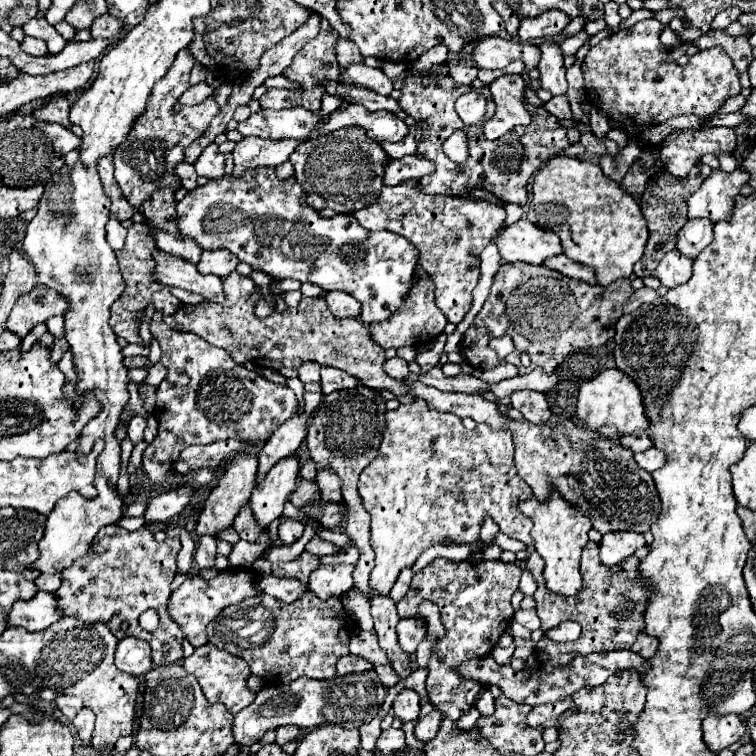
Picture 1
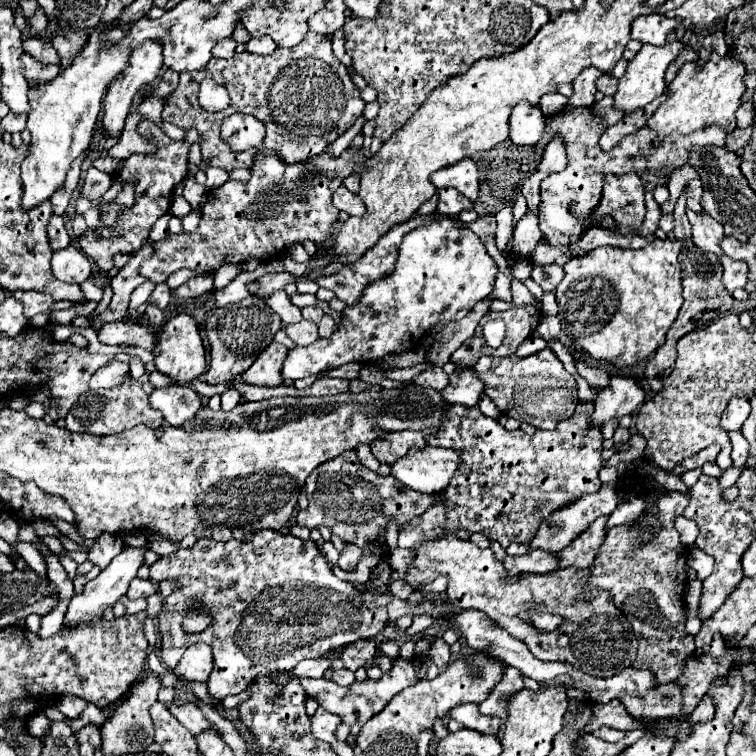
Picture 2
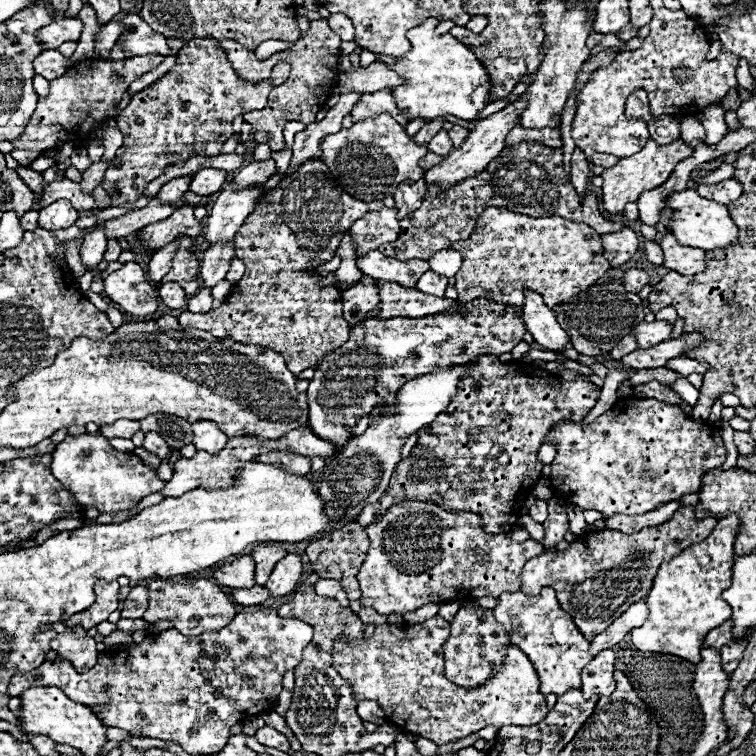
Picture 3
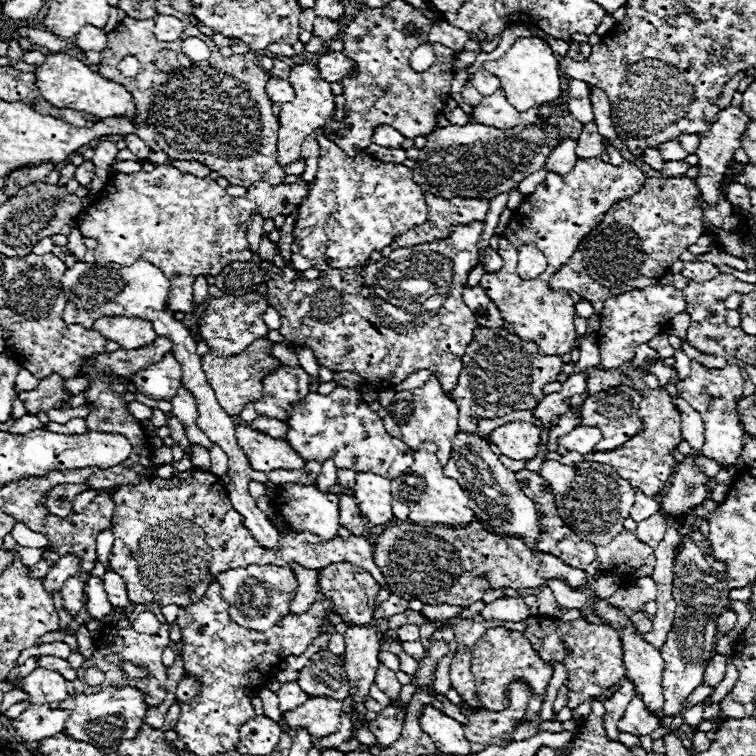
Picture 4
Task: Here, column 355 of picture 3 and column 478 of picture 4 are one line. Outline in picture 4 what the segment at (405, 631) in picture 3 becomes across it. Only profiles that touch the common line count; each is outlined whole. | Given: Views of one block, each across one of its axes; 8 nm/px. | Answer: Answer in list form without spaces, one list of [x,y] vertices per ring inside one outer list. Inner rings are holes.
[[[490,628],[474,646],[472,650],[472,676],[476,682],[476,690],[478,690],[478,698],[480,702],[488,708],[488,710],[502,710],[508,706],[508,698],[506,698],[506,684],[522,678],[530,684],[534,698],[528,702],[528,716],[524,718],[524,722],[534,720],[542,700],[544,700],[544,692],[548,688],[548,682],[552,678],[552,666],[548,662],[544,662],[532,648],[532,644],[522,636],[522,632],[514,632],[514,630],[506,630],[506,628]]]

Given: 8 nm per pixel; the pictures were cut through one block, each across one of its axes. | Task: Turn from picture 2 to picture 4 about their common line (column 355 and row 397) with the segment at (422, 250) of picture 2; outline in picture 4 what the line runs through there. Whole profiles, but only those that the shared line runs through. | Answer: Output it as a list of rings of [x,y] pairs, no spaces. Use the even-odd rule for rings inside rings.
[[[336,386],[334,392],[326,396],[310,392],[300,404],[288,408],[288,414],[290,418],[286,422],[290,426],[290,432],[286,436],[286,442],[292,444],[292,448],[304,456],[304,460],[324,462],[332,458],[336,468],[372,472],[390,480],[404,474],[404,470],[414,464],[414,452],[402,440],[392,438],[384,430],[382,418],[370,410],[360,392],[354,388]]]

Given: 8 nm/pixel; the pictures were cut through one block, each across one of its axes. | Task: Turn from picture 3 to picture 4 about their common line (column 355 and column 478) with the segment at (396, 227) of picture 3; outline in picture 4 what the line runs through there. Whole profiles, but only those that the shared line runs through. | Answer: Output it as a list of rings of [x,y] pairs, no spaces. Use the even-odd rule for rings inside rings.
[[[484,222],[460,226],[448,240],[392,250],[392,254],[380,262],[368,262],[368,266],[354,268],[352,272],[334,268],[318,280],[298,278],[290,262],[284,262],[284,268],[278,268],[274,262],[262,260],[260,266],[268,286],[266,300],[280,314],[280,334],[292,346],[310,348],[320,366],[330,368],[332,372],[356,372],[374,388],[390,388],[406,380],[412,372],[430,370],[440,378],[444,392],[450,394],[452,388],[456,388],[458,374],[462,370],[462,356],[474,340],[474,328],[478,326],[476,316],[462,300],[462,290],[468,272],[478,262],[482,230]]]

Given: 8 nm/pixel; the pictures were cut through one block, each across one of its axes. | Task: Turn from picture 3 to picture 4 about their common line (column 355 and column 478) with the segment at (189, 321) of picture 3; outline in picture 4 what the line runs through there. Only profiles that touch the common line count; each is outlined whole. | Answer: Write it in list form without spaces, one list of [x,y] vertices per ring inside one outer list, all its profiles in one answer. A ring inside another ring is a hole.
[[[424,192],[428,204],[428,220],[392,240],[390,248],[412,248],[418,244],[430,244],[434,240],[448,238],[456,226],[484,222],[490,198],[438,198],[432,192]]]

